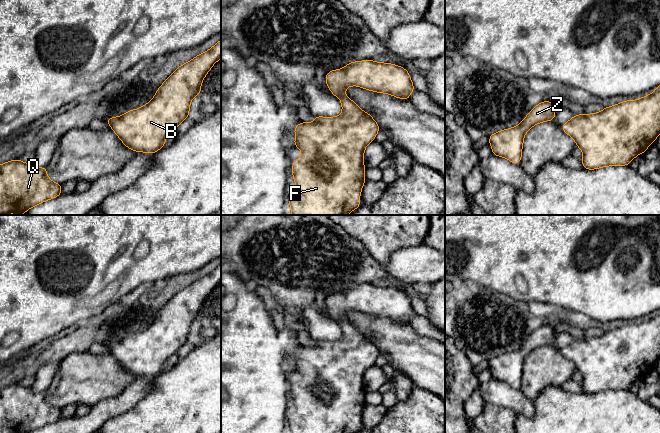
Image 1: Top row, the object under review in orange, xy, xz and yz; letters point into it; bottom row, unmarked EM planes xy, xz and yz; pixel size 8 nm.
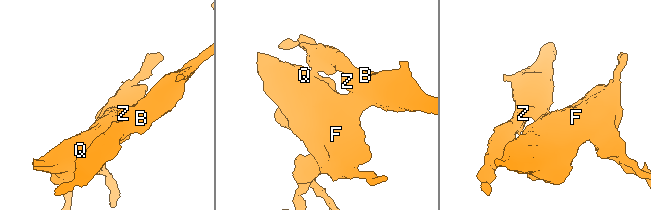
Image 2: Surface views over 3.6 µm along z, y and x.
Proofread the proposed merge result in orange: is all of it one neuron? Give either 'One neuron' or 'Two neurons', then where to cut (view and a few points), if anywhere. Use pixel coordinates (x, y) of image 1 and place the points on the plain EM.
One neuron. No split

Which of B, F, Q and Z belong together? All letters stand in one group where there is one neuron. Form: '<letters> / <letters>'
B F Q Z

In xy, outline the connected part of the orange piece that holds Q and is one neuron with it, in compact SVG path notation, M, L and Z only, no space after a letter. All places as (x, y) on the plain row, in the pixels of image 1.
M14 383L0 389L0 433L30 433L61 418L62 408L53 406L47 399L48 390L34 392L30 387Z

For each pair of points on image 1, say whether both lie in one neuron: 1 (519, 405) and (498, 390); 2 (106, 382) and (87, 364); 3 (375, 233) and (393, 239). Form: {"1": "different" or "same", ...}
{"1": "same", "2": "same", "3": "same"}

